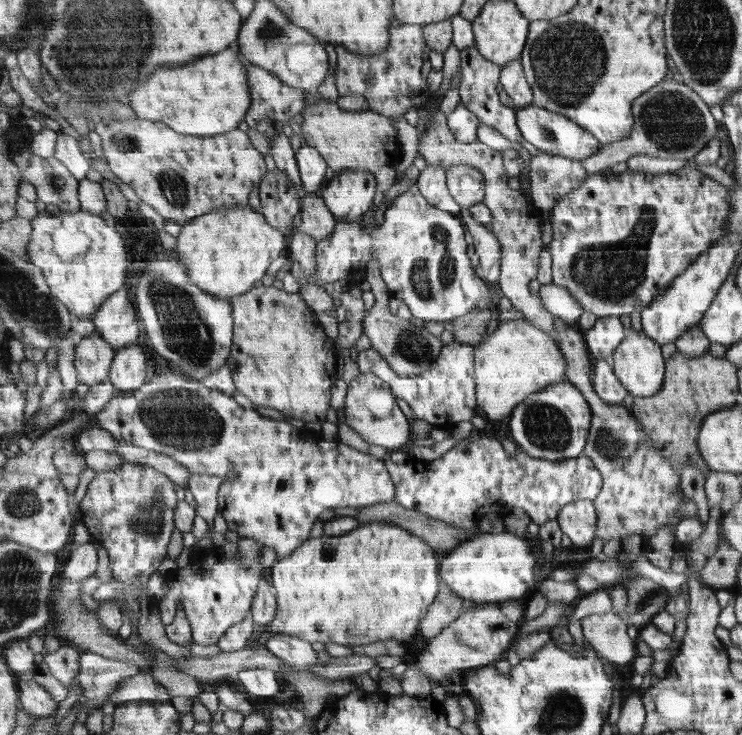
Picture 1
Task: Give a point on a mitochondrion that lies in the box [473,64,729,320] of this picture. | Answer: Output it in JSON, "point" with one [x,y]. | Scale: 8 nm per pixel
{"point":[611,274]}

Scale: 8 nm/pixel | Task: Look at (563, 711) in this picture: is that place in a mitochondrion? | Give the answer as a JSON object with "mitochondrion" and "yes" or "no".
{"mitochondrion":"yes"}

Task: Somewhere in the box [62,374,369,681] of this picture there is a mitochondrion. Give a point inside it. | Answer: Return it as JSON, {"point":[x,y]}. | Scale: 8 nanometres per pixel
{"point":[193,425]}

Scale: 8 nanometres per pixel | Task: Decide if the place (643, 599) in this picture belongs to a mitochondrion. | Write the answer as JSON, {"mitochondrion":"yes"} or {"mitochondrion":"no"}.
{"mitochondrion":"yes"}

